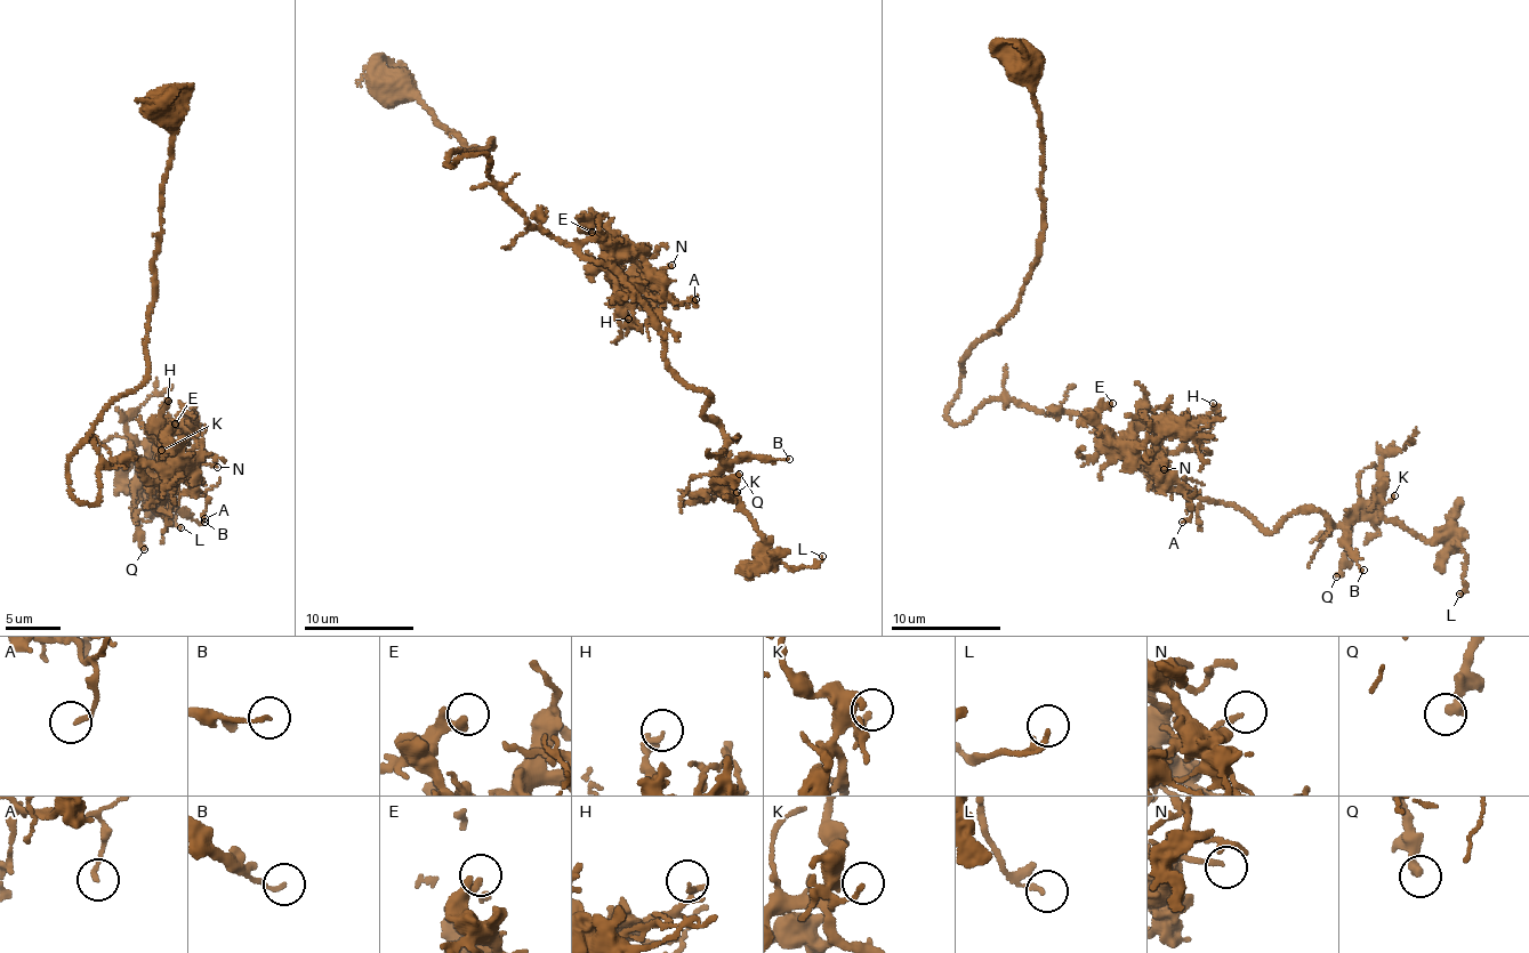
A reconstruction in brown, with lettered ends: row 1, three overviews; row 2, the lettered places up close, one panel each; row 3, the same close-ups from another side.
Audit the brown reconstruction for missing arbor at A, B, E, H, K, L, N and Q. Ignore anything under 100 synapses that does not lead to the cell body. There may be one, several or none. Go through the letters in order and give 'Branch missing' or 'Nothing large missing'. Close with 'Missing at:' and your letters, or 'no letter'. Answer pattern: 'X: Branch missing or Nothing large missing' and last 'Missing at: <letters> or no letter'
A: Nothing large missing
B: Nothing large missing
E: Nothing large missing
H: Nothing large missing
K: Nothing large missing
L: Nothing large missing
N: Nothing large missing
Q: Nothing large missing
Missing at: no letter

